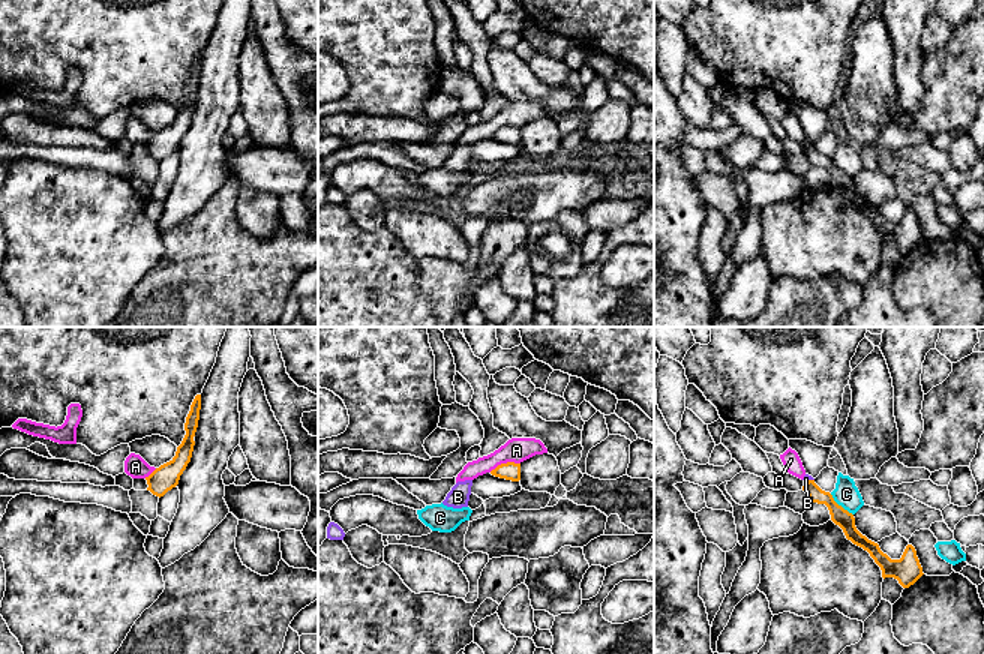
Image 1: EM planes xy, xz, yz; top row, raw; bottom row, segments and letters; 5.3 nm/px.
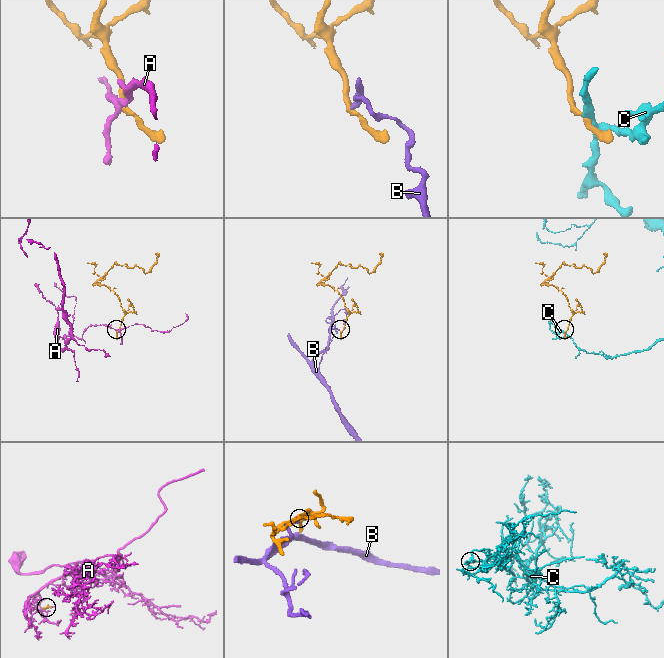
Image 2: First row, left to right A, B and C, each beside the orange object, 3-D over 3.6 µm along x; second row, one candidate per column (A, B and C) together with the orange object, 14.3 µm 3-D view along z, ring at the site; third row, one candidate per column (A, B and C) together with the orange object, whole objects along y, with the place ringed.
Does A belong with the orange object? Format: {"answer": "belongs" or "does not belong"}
{"answer": "does not belong"}

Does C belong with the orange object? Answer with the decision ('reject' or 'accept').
reject

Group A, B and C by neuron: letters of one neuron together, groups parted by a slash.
A / B / C

